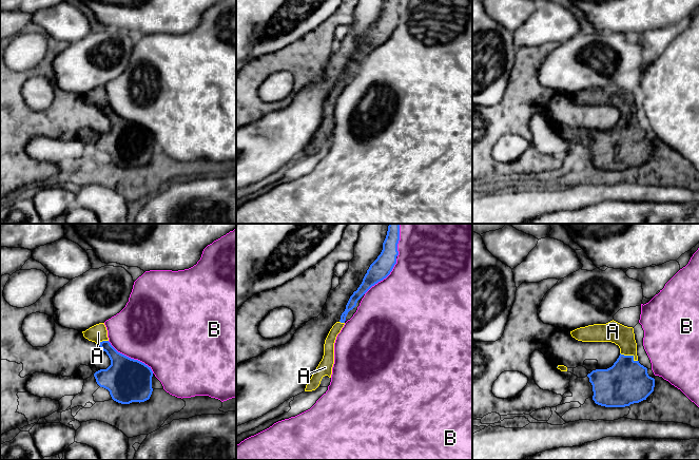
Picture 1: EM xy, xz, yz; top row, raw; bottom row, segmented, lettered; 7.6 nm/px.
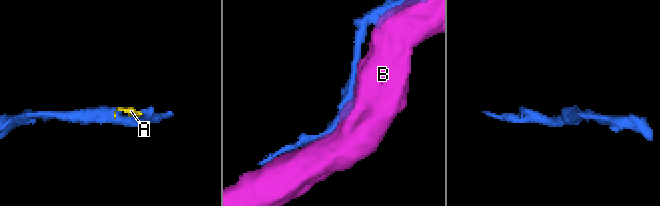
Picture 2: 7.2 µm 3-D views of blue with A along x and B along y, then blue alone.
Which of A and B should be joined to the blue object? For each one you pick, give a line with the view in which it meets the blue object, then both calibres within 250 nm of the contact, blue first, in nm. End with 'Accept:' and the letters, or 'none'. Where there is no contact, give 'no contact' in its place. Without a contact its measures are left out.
A: meets blue in yz; 340 nm thick on the blue side, 160 nm on the other
Accept: A

